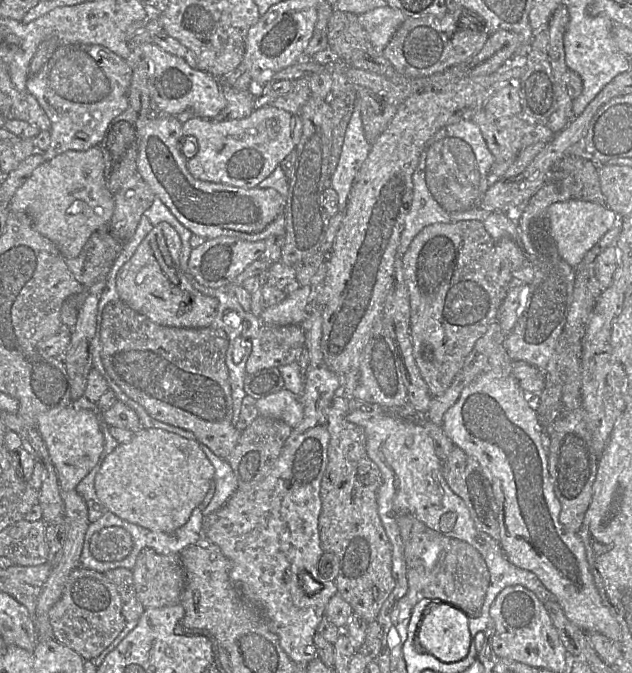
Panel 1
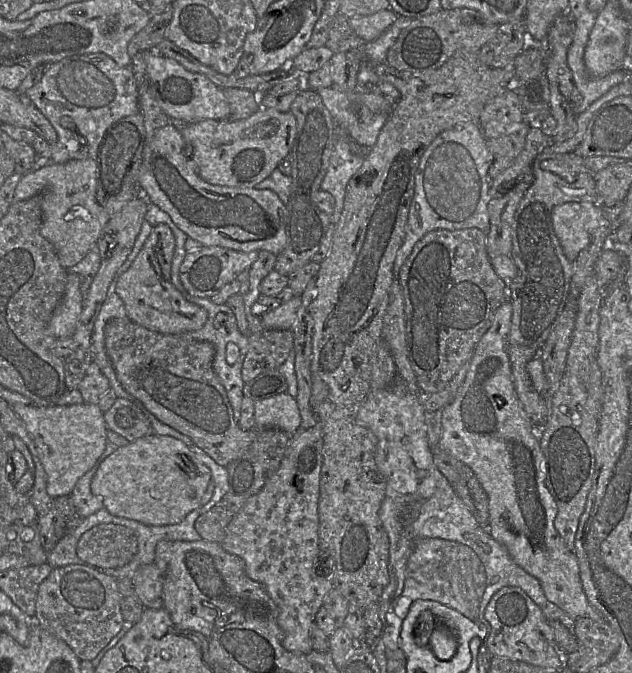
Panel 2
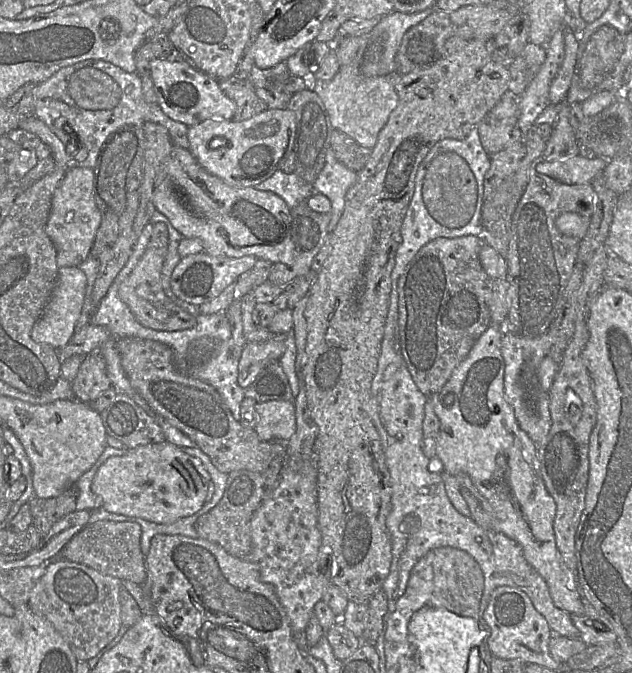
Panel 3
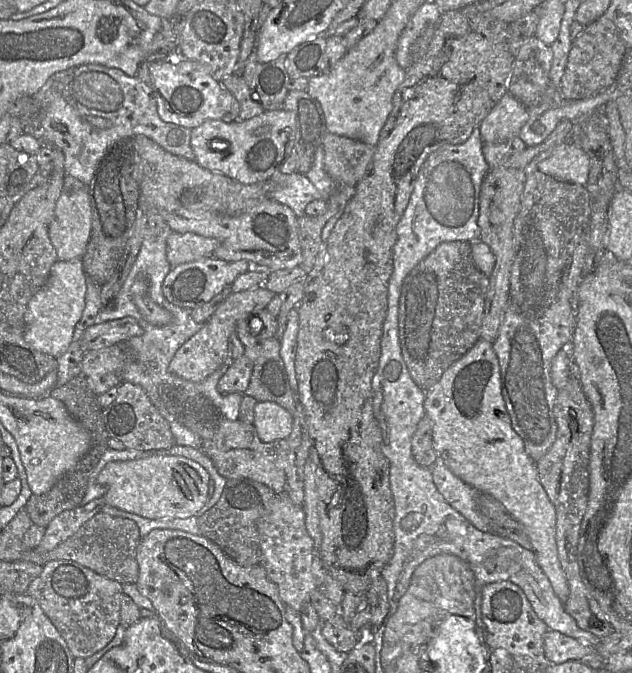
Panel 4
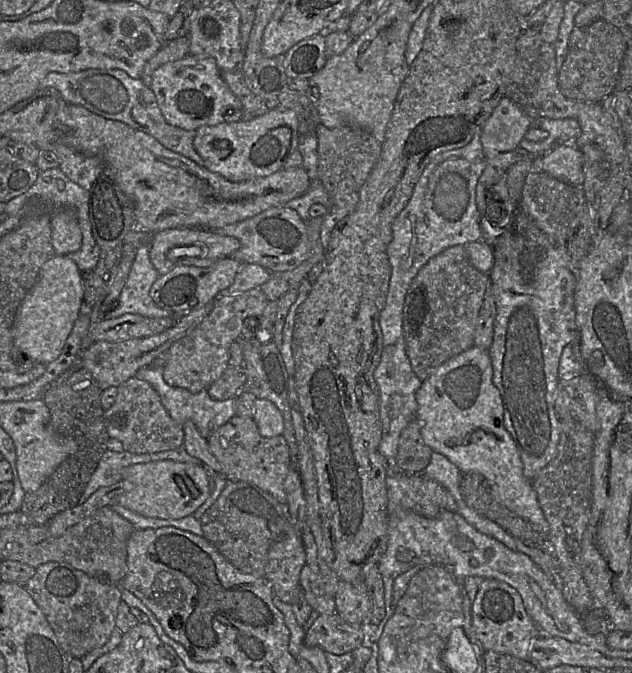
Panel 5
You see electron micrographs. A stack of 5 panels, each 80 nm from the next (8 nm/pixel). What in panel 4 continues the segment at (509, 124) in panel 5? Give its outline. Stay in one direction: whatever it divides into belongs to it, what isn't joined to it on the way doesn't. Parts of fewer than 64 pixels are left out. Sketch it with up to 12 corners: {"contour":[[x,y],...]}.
{"contour":[[506,93],[479,125],[483,143],[519,136],[526,107]]}

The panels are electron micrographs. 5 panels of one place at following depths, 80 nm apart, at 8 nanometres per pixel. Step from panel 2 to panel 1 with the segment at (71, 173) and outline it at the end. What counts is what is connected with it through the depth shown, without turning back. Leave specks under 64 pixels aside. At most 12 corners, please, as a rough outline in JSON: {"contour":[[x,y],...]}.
{"contour":[[100,148],[43,162],[8,206],[65,260],[113,215]]}

